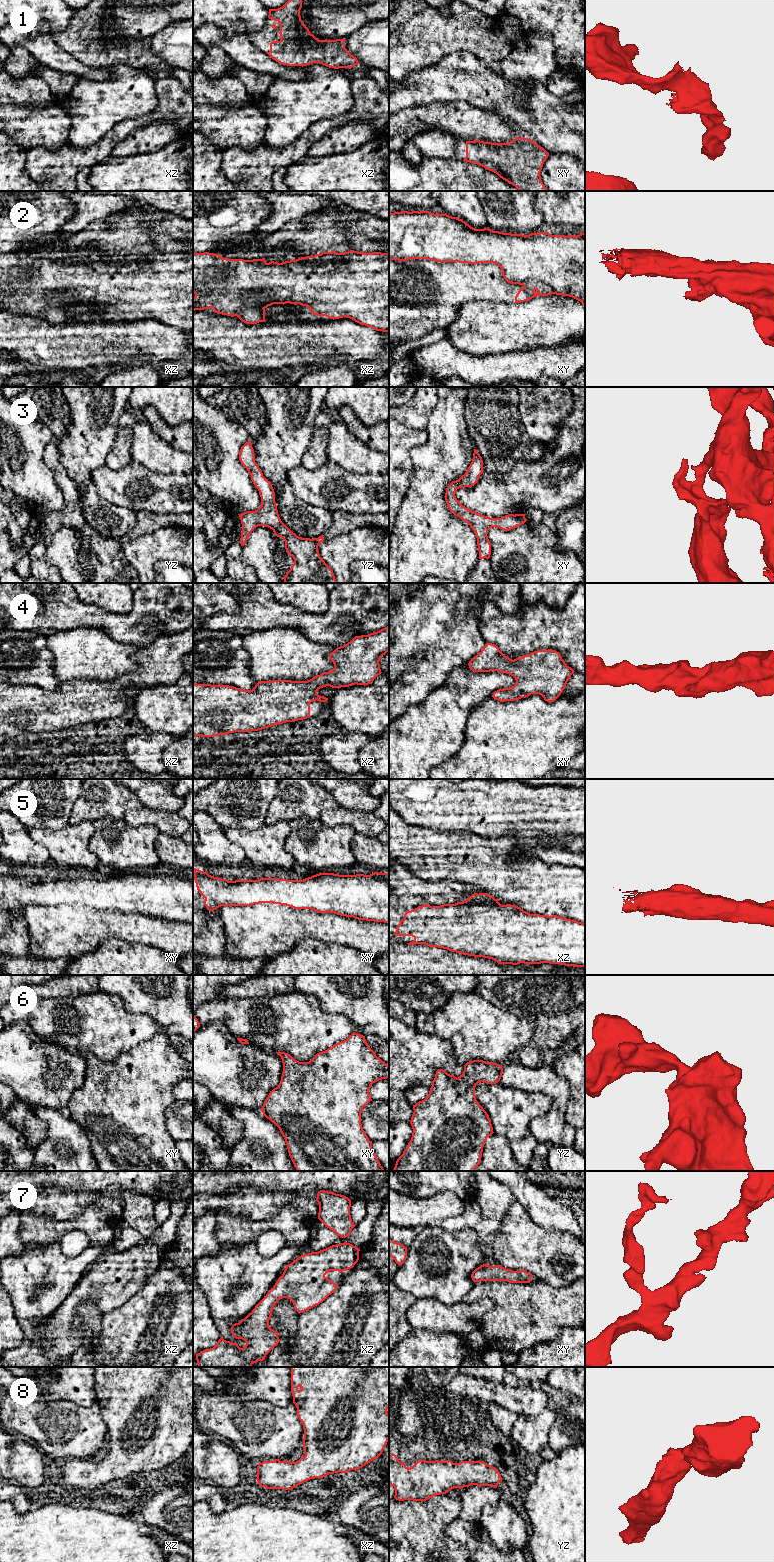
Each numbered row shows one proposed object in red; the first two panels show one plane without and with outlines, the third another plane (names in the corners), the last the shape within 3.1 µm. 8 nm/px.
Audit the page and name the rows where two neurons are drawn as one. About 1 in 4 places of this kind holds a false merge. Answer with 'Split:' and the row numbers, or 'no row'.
Split: no row

